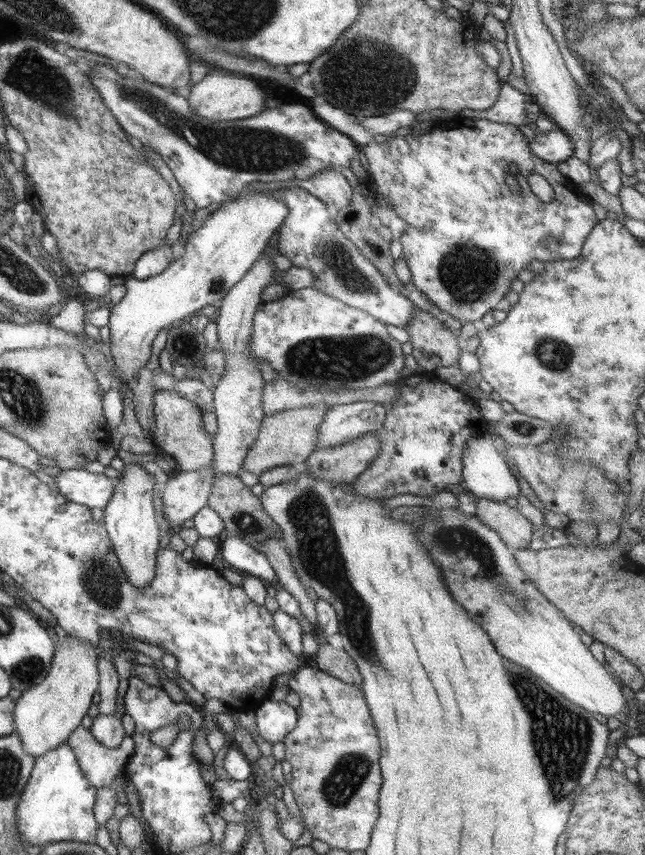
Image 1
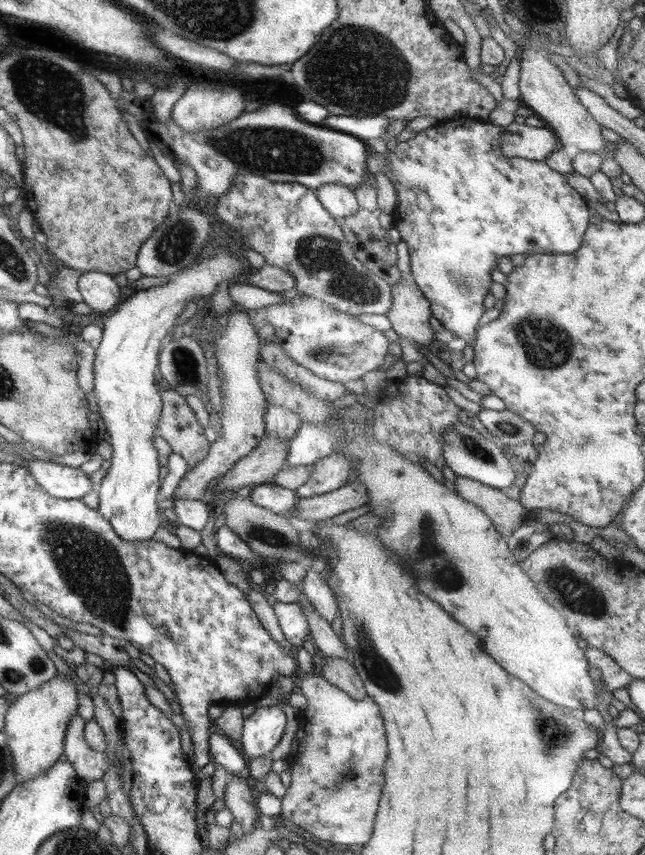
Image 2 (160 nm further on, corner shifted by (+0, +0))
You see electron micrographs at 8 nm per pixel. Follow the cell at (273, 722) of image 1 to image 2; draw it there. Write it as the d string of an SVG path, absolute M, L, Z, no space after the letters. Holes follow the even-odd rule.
M278 705L258 707L244 719L239 740L241 751L247 759L269 756L273 748L278 746L284 726L286 715Z

